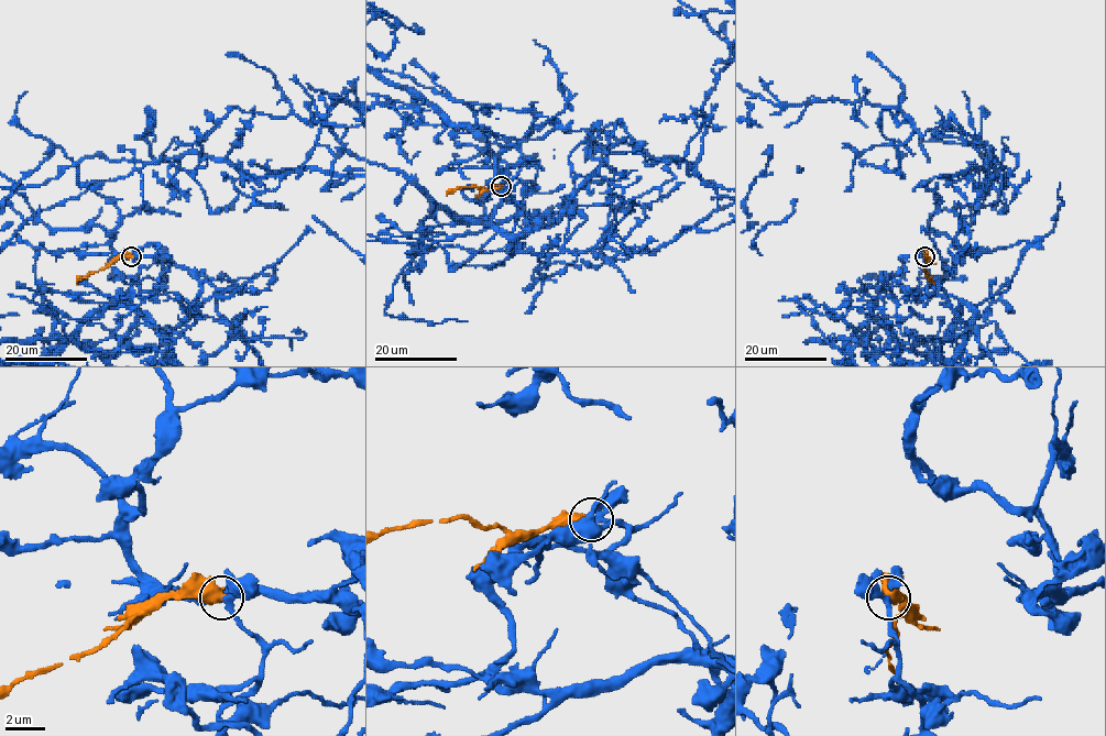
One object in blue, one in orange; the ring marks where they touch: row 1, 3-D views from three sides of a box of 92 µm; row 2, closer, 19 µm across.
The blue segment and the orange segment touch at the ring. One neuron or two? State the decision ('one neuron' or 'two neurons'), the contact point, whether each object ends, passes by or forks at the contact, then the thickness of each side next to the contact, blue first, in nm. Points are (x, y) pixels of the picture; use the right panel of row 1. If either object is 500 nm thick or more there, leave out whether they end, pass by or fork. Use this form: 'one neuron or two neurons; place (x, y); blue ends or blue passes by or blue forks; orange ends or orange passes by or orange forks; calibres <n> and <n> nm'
one neuron; place (924, 256); calibres 240 and 700 nm

